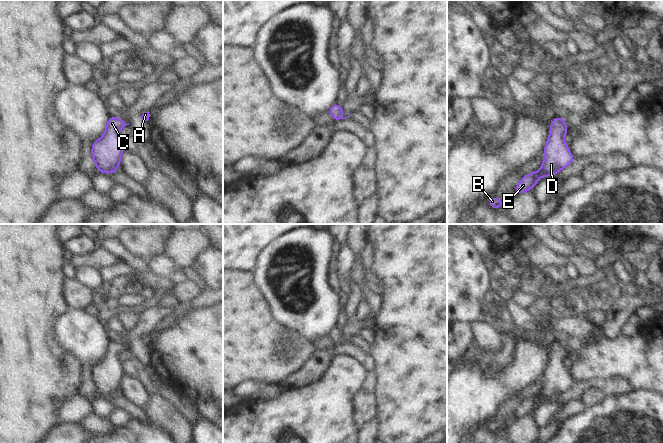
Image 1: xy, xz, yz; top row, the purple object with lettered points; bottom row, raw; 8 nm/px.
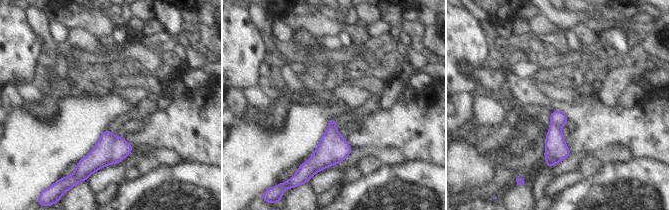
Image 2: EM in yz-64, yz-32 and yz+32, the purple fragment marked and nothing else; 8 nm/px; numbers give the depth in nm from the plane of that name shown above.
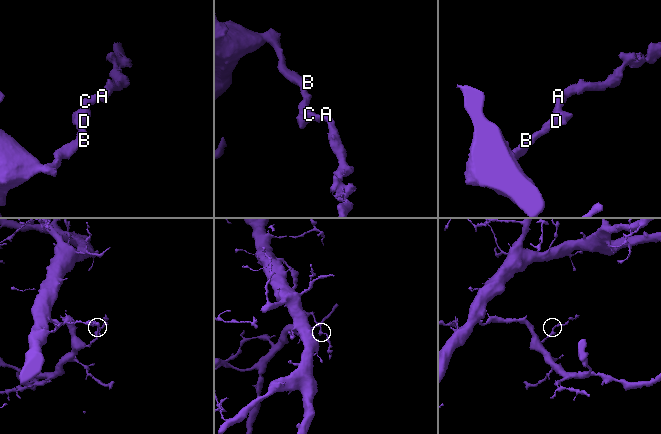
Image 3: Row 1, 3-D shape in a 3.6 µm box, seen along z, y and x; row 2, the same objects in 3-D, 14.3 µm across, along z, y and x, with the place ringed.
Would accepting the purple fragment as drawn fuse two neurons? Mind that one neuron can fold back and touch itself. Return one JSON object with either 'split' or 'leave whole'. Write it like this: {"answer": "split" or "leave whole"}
{"answer": "leave whole"}

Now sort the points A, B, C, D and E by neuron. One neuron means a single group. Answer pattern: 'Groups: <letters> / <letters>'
Groups: A B C D E.

